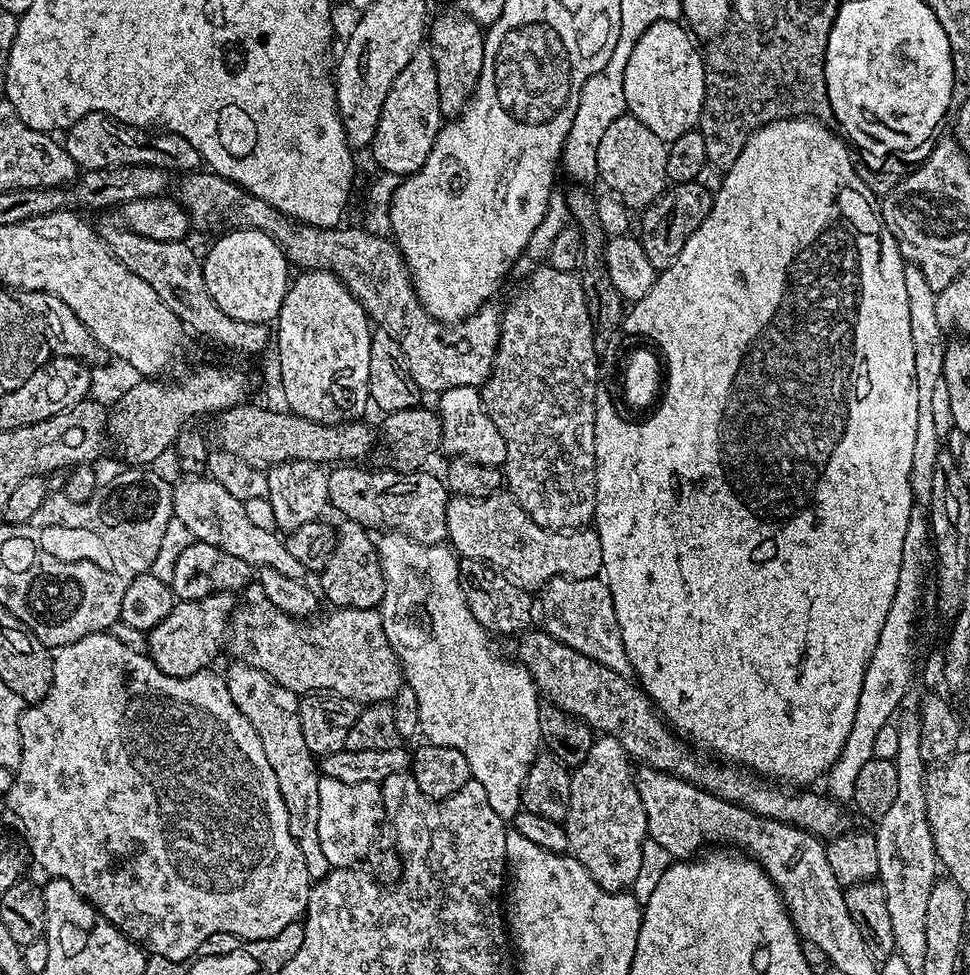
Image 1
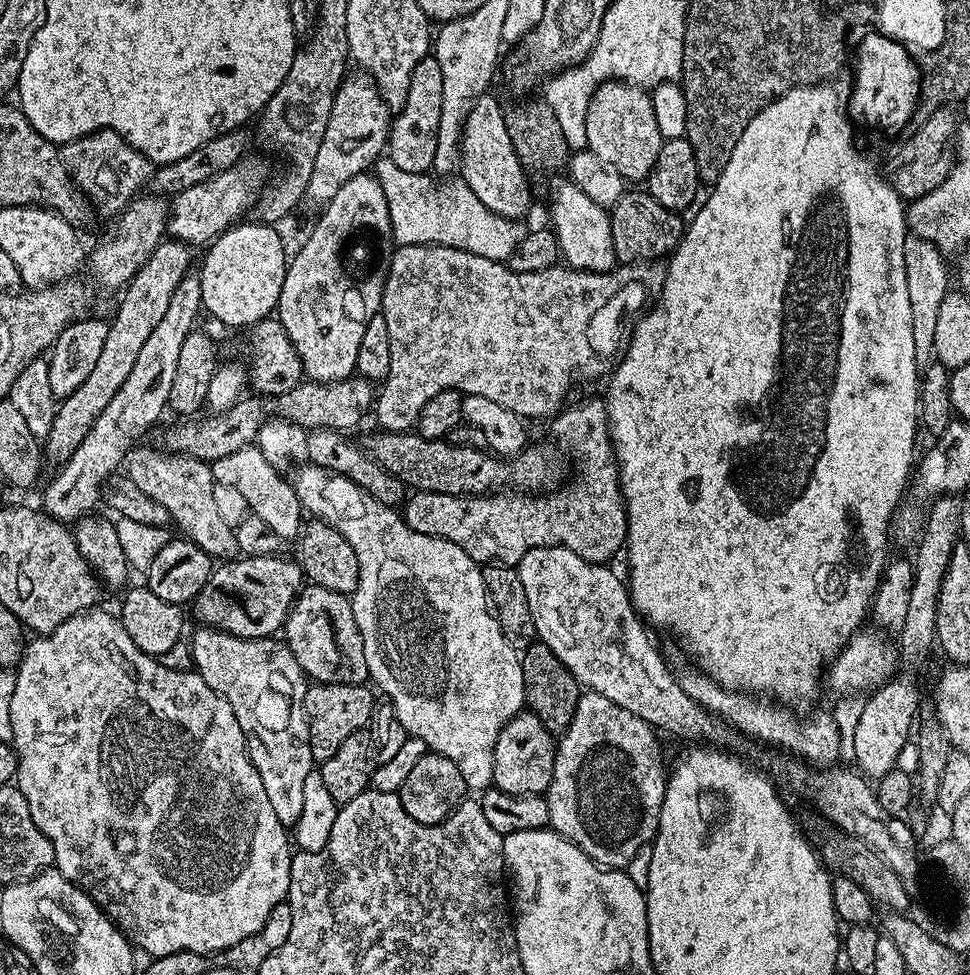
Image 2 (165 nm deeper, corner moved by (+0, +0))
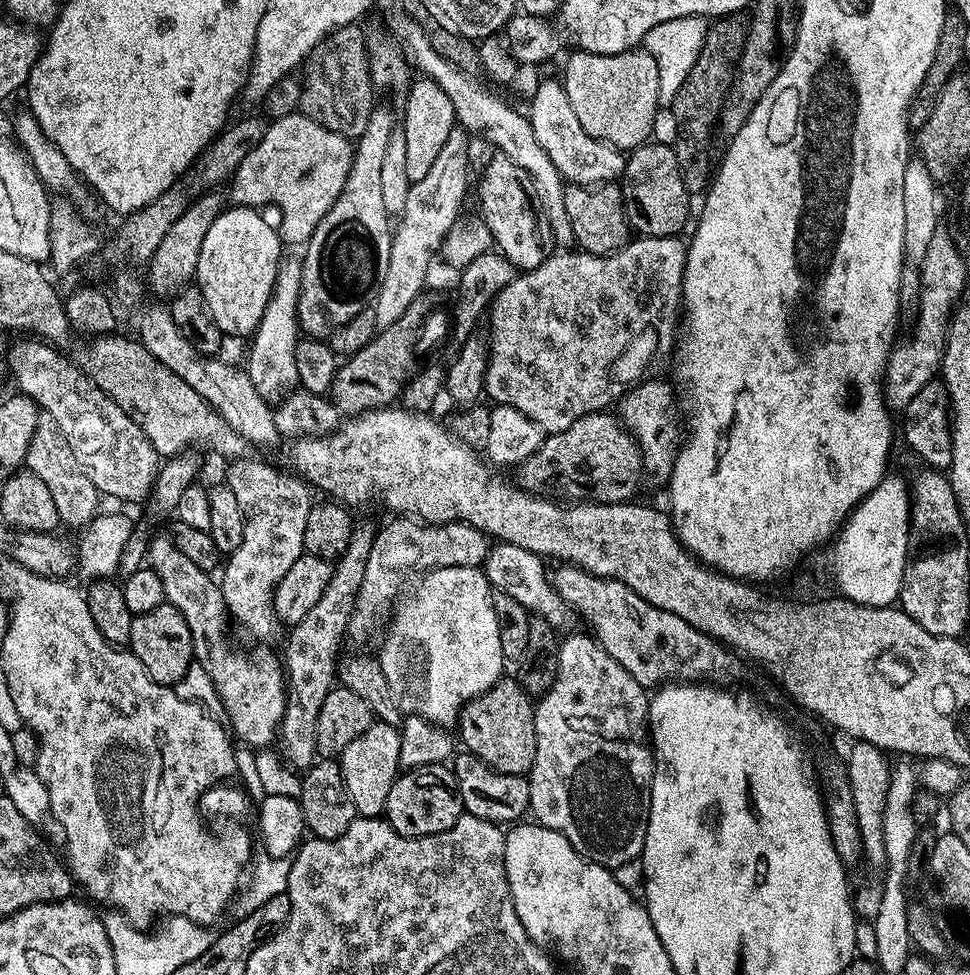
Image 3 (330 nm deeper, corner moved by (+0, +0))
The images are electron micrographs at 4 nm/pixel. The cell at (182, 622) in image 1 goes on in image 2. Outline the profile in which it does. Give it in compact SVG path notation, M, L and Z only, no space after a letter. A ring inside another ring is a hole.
M277 554L266 557L241 555L229 559L221 566L213 567L212 577L206 586L196 595L194 609L199 623L204 626L219 628L221 632L229 632L231 636L247 640L267 640L275 637L283 629L289 610L300 595L300 589L305 587L306 577L303 568L295 559L283 560L283 555Z

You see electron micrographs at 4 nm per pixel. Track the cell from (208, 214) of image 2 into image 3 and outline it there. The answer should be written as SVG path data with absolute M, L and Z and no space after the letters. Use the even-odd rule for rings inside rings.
M299 111L272 120L265 137L246 154L230 177L231 203L257 210L263 209L263 204L273 204L280 211L278 235L281 241L285 245L307 245L318 222L326 218L330 206L334 206L346 186L353 151L354 144L349 137L326 130L326 126Z

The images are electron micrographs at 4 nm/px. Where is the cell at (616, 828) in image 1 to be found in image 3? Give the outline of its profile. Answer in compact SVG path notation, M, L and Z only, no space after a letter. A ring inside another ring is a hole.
M591 635L568 636L560 640L560 653L558 654L558 674L550 686L550 690L535 701L534 707L534 734L536 735L536 753L534 766L528 771L528 785L530 786L530 812L535 823L543 828L554 830L562 834L586 859L601 864L604 868L616 869L623 863L640 859L640 851L646 842L646 826L650 818L650 790L652 789L652 775L655 762L652 761L650 747L650 733L648 730L648 701L649 693L634 678L630 678L628 671L606 650L597 644Z

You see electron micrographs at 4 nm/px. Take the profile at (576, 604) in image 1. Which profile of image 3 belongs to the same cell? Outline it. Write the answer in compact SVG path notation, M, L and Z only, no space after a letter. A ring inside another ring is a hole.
M498 542L489 549L482 570L495 591L510 594L529 613L546 618L546 622L550 622L553 628L563 630L571 622L574 612L556 593L556 588L549 579L549 569L544 569L544 564L545 561L538 554L520 546Z

